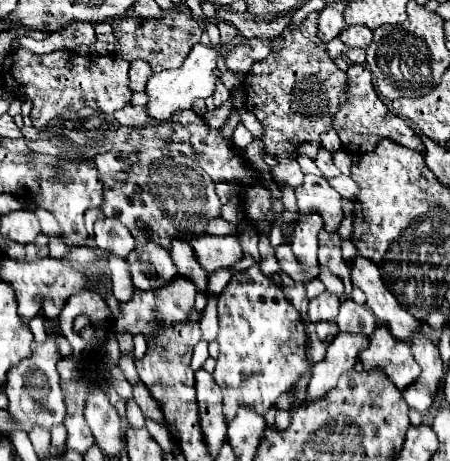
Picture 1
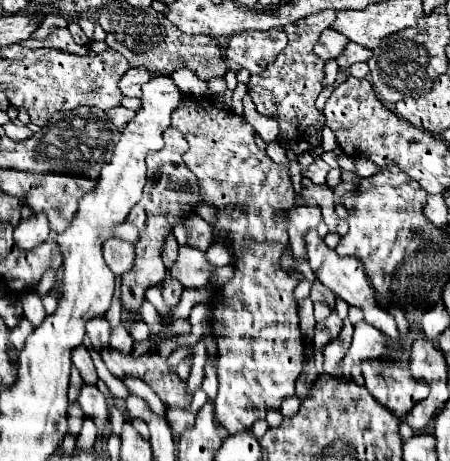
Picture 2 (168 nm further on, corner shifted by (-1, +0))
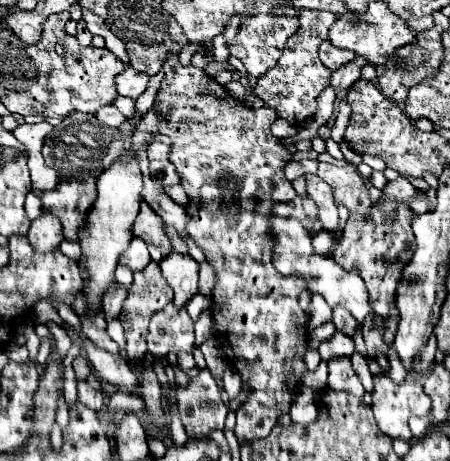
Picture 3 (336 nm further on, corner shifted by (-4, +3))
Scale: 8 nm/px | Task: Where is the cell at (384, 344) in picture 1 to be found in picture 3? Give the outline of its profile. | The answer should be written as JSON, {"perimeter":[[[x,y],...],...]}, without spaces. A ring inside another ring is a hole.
{"perimeter":[[[386,374],[374,376],[374,392],[372,392],[372,408],[378,428],[392,436],[410,440],[412,432],[408,428],[408,418],[412,414],[422,416],[430,410],[430,398],[422,390],[418,382],[406,380],[396,384]]]}

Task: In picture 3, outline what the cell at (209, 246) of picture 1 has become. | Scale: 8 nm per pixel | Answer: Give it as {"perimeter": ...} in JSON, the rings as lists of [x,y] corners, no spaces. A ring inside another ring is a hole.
{"perimeter":[[[172,252],[166,258],[162,258],[160,270],[170,288],[174,290],[176,306],[182,308],[188,302],[188,298],[198,292],[198,268],[200,264],[186,254]]]}

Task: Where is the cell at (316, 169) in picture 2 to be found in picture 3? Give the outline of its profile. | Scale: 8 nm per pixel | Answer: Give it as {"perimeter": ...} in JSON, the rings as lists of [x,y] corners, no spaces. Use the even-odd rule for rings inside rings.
{"perimeter":[[[296,160],[288,162],[284,170],[286,170],[286,178],[288,178],[288,180],[296,180],[298,176],[306,176],[306,174],[308,174],[306,166],[302,166],[302,164],[300,164],[300,162],[296,162]]]}

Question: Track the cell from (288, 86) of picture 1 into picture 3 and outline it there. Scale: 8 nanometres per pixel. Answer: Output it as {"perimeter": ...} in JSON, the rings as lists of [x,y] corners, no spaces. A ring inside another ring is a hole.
{"perimeter":[[[306,10],[300,18],[300,28],[294,36],[288,38],[280,60],[274,68],[270,68],[264,76],[258,78],[254,94],[264,102],[264,106],[274,108],[276,114],[288,120],[292,126],[300,126],[308,118],[316,114],[316,96],[330,84],[332,70],[328,70],[318,58],[318,46],[328,38],[330,26],[336,22],[336,14],[332,12],[312,12]]]}

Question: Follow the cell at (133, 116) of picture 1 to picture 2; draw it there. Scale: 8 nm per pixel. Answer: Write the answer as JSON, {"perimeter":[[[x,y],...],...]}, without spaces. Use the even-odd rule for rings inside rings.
{"perimeter":[[[115,107],[115,109],[109,109],[107,111],[107,117],[111,119],[111,123],[115,125],[115,127],[125,127],[131,119],[133,119],[133,111],[129,111],[129,109],[125,109],[125,107]]]}

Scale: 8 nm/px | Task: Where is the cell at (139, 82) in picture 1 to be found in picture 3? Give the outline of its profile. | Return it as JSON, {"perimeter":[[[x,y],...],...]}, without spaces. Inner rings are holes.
{"perimeter":[[[128,66],[118,78],[116,78],[116,88],[120,96],[128,98],[138,98],[146,88],[148,88],[148,74],[142,74]]]}

